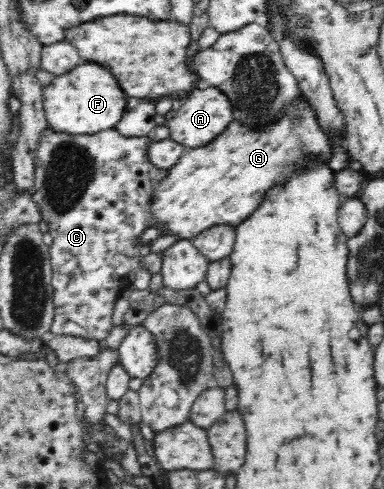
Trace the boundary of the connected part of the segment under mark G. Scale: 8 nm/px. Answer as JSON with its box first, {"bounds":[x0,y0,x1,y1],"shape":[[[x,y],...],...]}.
{"bounds":[147,100,328,240],"shape":[[[307,100],[300,101],[295,109],[288,109],[278,124],[260,131],[252,133],[232,123],[206,147],[186,149],[153,186],[147,203],[149,215],[153,217],[152,226],[160,236],[191,240],[214,225],[235,227],[256,209],[262,193],[270,189],[274,181],[288,175],[294,161],[304,165],[304,155],[311,154],[322,156],[327,162],[328,138],[318,127]]]}

